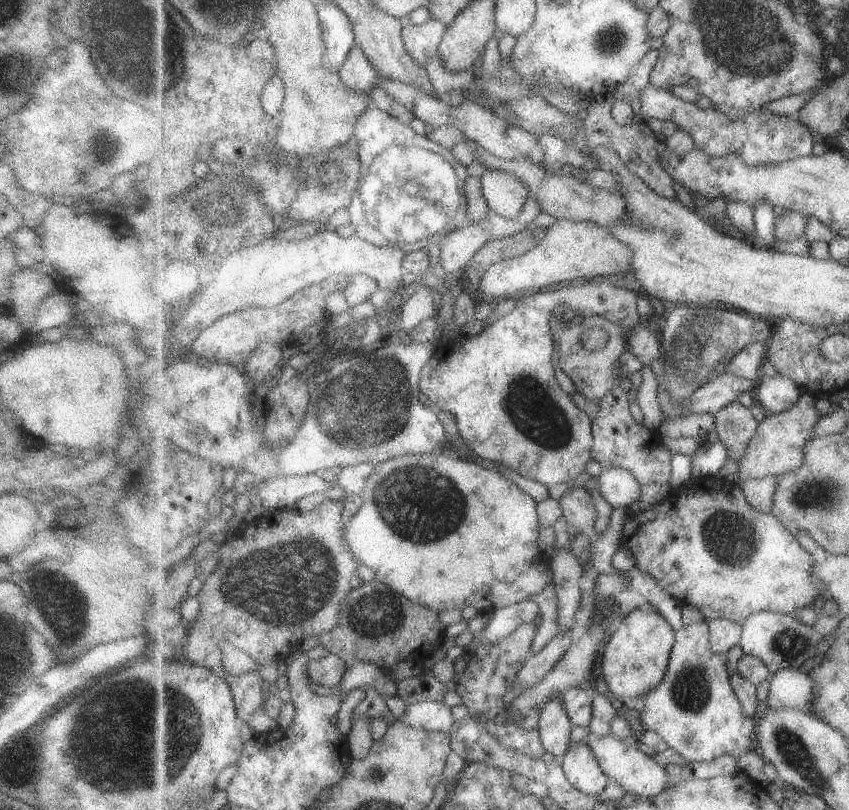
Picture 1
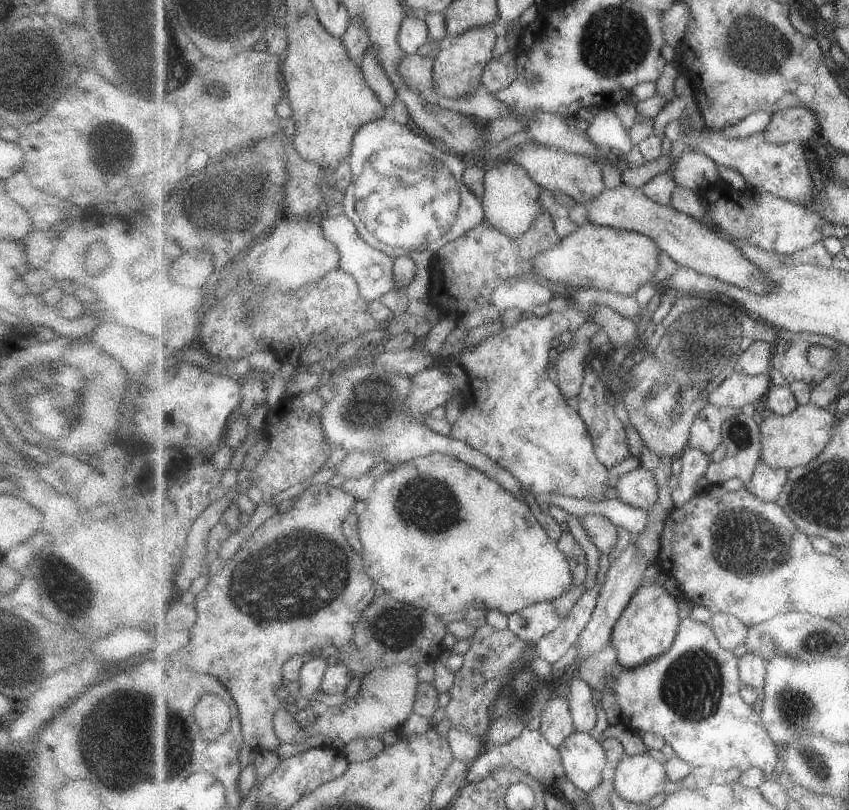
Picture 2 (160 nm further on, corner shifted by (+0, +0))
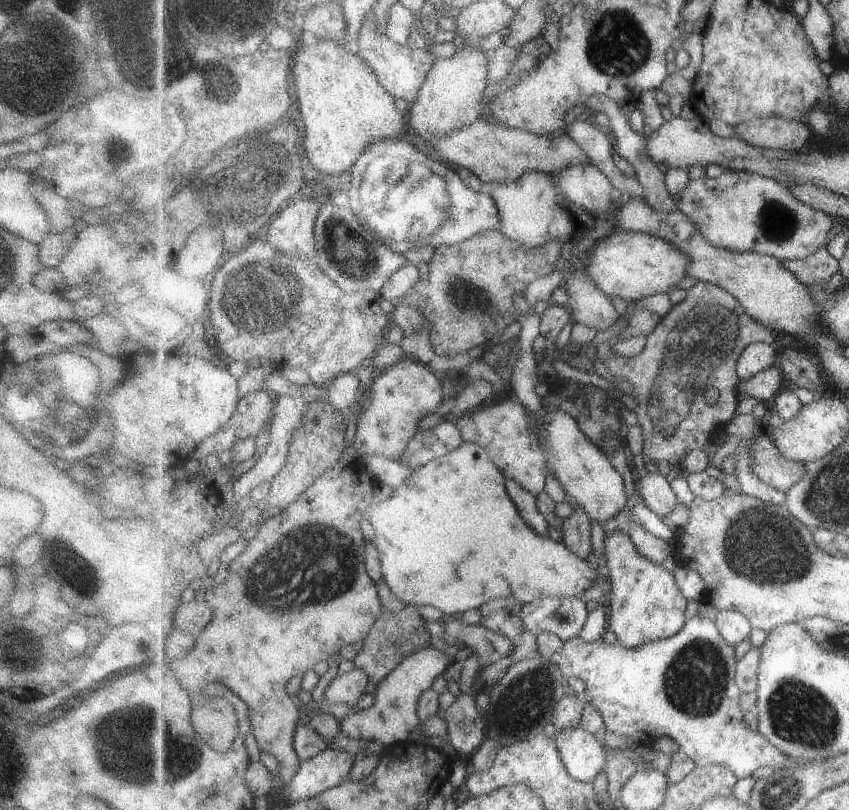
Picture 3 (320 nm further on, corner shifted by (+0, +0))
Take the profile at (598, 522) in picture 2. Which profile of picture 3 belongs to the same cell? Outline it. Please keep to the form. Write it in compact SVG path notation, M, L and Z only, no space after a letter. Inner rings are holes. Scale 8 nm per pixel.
M621 530L605 538L604 545L611 584L608 629L615 633L616 641L633 650L647 642L665 640L680 633L688 622L685 614L689 600L677 586L675 575L641 555L629 534Z

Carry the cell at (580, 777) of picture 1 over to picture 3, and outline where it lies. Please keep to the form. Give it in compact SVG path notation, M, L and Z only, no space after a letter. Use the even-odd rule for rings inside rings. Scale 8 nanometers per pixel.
M578 727L572 730L561 730L556 733L554 740L559 748L562 762L573 779L579 782L593 781L597 774L603 772L607 748L599 743L595 734Z

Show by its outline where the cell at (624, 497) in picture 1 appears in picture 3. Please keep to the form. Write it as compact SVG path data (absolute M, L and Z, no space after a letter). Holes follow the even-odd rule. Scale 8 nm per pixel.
M649 472L643 477L635 476L635 490L641 502L662 518L669 516L678 504L671 482L659 472Z

